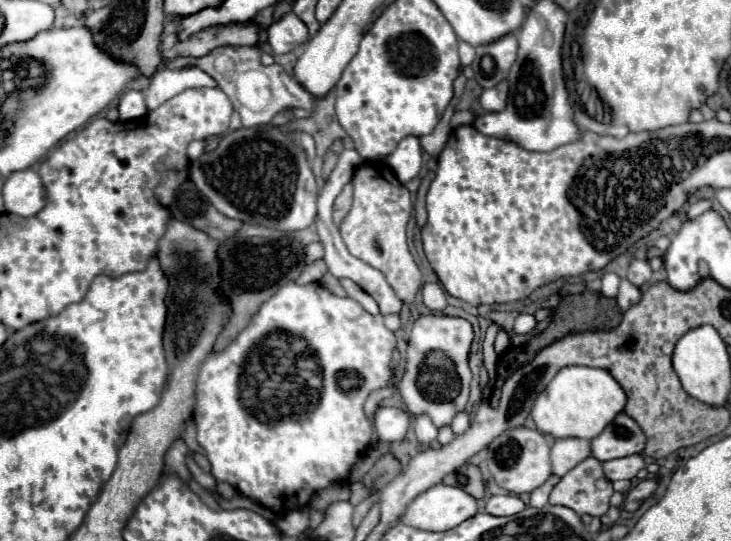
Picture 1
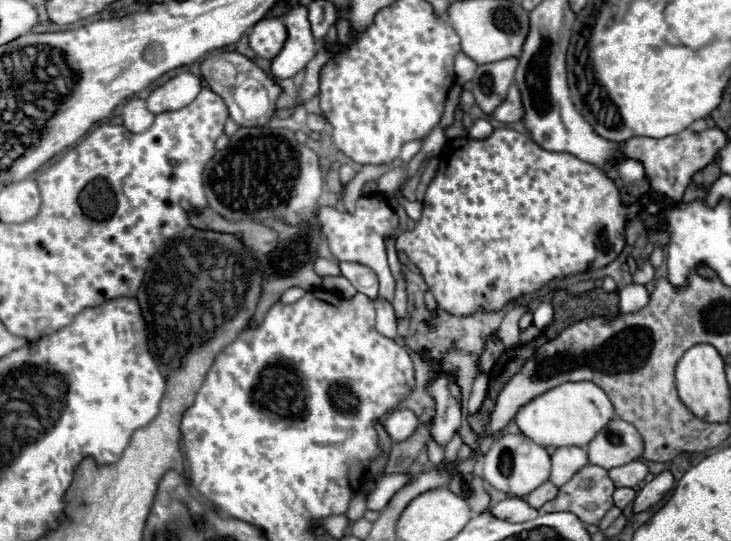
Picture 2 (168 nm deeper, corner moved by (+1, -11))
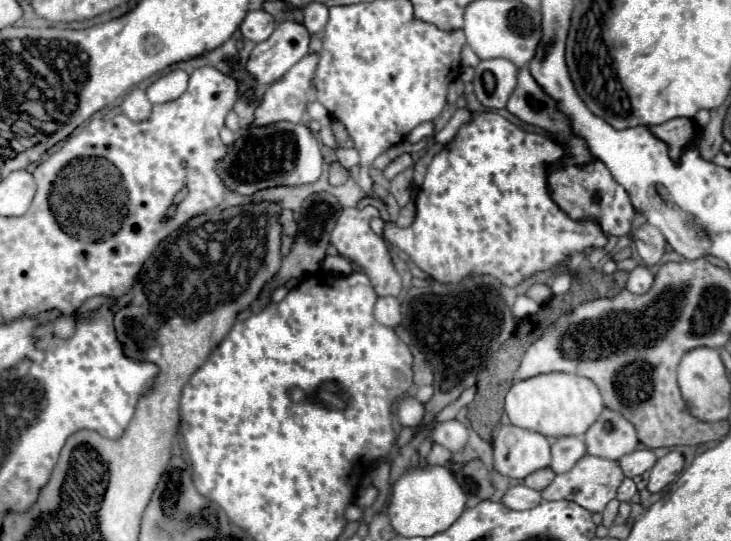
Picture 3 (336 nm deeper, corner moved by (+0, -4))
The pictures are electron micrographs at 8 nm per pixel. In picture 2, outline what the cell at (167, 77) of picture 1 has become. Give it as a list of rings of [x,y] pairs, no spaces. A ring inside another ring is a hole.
[[[181,72],[151,92],[151,96],[147,98],[147,108],[153,114],[181,110],[195,100],[199,90],[201,90],[199,78],[191,72]]]

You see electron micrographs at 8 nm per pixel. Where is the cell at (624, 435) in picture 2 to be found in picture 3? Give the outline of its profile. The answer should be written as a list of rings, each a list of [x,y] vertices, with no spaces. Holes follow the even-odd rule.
[[[604,409],[598,421],[586,433],[588,453],[614,461],[636,451],[638,443],[634,425],[622,413],[612,409]]]

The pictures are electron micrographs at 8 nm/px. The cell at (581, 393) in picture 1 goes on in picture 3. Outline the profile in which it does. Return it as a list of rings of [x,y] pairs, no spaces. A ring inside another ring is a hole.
[[[544,373],[528,381],[514,381],[504,405],[504,411],[508,413],[512,425],[542,433],[544,437],[582,437],[588,427],[600,417],[602,409],[604,401],[596,383],[570,373]]]

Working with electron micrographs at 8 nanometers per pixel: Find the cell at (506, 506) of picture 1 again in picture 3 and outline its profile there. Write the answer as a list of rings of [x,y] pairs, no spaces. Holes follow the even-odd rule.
[[[514,485],[510,487],[504,497],[502,497],[502,503],[508,507],[508,509],[514,509],[514,511],[526,511],[526,509],[532,509],[536,505],[542,503],[542,497],[538,491],[534,489],[528,489],[526,485]]]

